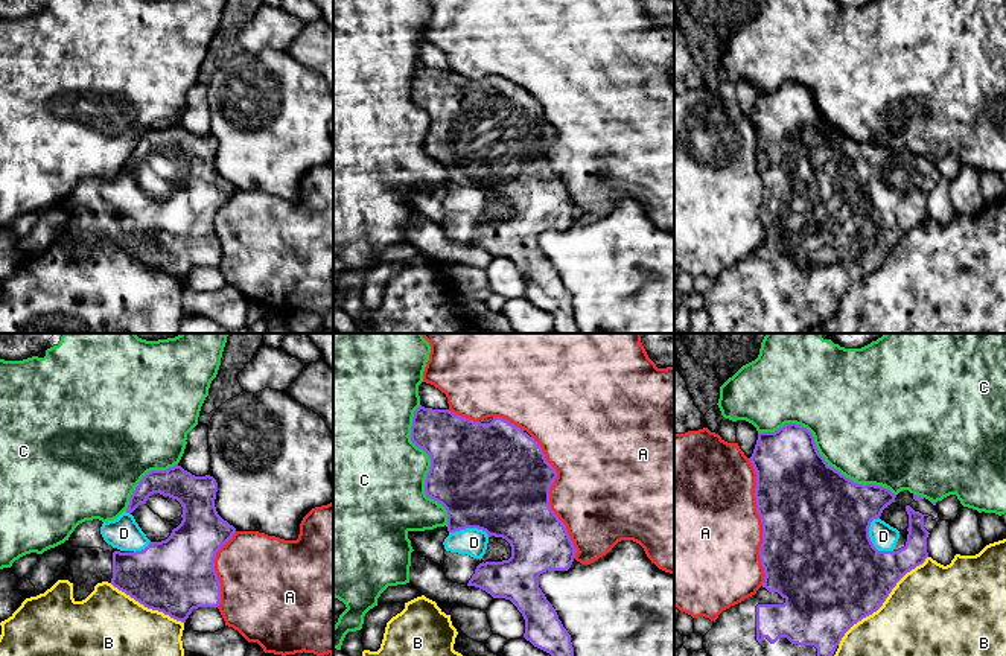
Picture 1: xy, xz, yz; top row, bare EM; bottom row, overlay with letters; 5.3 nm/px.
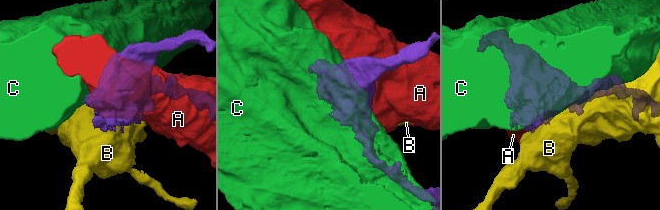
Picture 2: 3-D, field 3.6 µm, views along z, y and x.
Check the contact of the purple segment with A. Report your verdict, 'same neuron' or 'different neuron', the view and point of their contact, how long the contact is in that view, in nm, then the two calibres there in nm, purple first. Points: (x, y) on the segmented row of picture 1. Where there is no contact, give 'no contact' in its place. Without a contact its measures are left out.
different neuron | yz (761, 522) | 700 nm | 500/500 nm

